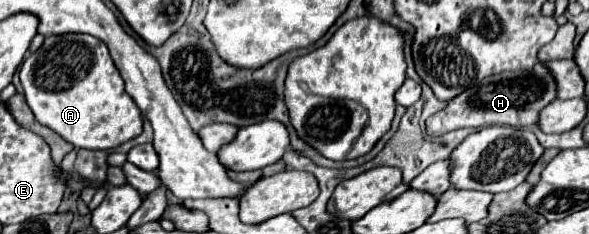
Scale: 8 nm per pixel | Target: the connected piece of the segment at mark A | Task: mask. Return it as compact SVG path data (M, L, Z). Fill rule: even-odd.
M64 34L64 36L48 36L44 44L32 52L20 68L20 82L24 88L26 102L34 114L34 118L62 136L66 142L74 144L74 148L84 150L112 150L142 132L142 116L136 102L126 94L122 76L114 66L106 44L96 42L92 46L92 36L86 34Z

